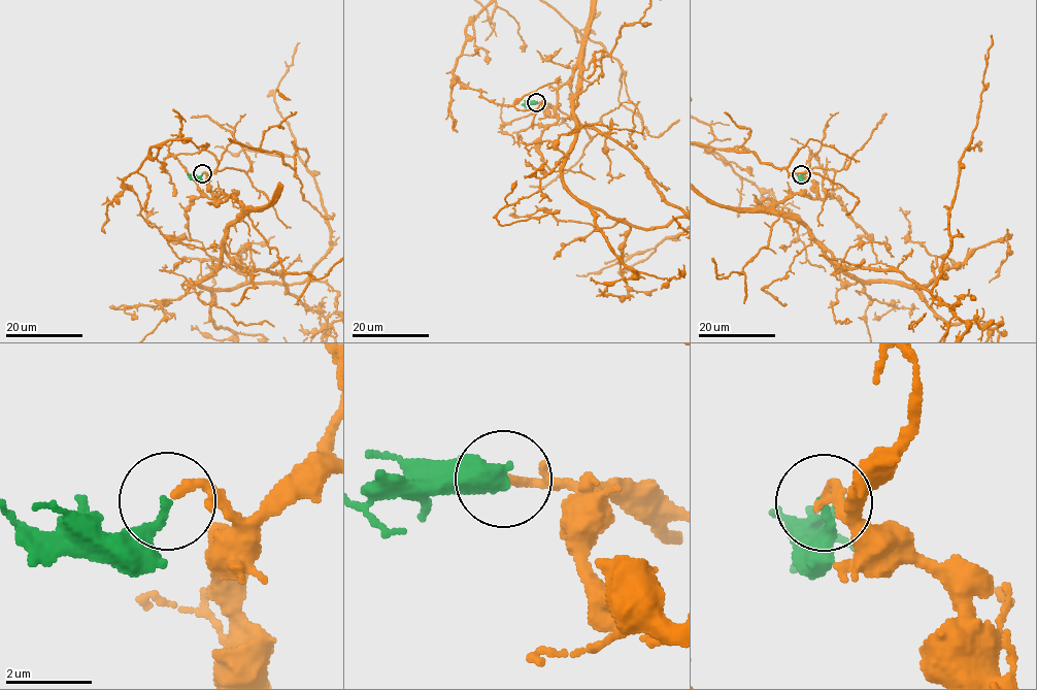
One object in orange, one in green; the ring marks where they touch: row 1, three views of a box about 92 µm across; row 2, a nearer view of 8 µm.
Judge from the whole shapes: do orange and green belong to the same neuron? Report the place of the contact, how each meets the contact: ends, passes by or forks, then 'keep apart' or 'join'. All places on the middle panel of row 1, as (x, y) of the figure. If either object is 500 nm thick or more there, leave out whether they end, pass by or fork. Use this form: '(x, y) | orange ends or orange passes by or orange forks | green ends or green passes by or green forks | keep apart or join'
(536, 102) | orange passes by | green ends | join

